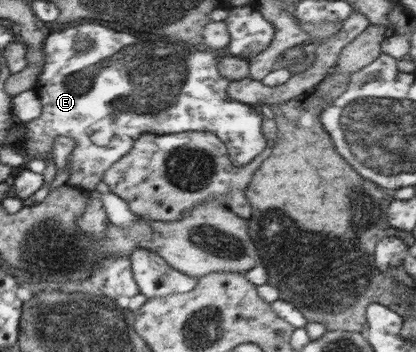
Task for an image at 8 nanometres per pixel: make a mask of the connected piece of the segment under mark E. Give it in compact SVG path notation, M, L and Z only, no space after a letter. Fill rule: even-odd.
M77 25L67 27L59 32L49 33L43 44L45 51L45 67L40 71L35 90L41 100L42 112L37 119L22 124L25 130L25 140L20 146L25 159L33 157L51 158L57 137L69 137L75 140L75 146L67 158L69 180L66 184L83 188L85 191L97 189L103 174L113 163L131 147L135 140L145 133L155 135L181 134L181 131L204 131L214 133L227 146L231 162L235 166L245 165L267 147L267 137L264 135L263 120L257 107L231 101L226 95L227 80L217 68L217 63L223 57L223 50L195 48L181 43L151 43L149 47L131 45L137 39L123 31L113 31L103 25ZM75 41L91 41L91 49L83 52L75 50Z

